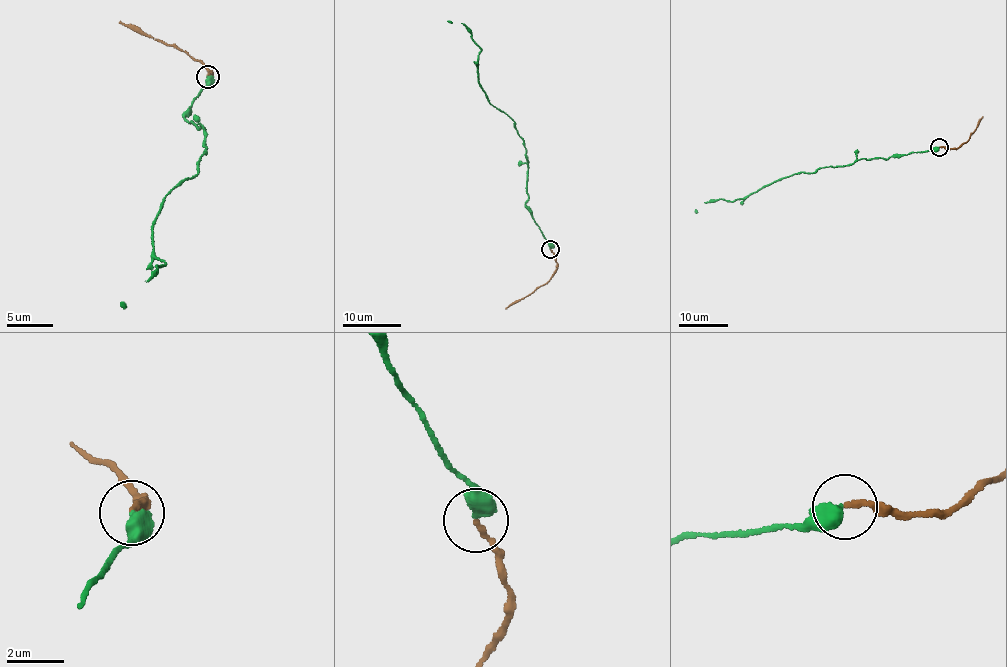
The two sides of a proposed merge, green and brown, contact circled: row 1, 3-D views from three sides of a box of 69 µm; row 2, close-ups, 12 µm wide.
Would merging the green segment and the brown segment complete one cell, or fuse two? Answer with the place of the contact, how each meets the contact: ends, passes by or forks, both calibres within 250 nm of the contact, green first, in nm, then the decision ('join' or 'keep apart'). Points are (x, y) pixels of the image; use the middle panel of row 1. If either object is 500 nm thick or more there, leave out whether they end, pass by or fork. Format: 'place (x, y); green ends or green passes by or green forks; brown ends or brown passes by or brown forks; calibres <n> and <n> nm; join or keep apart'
place (550, 249); calibres 600 and 190 nm; join

